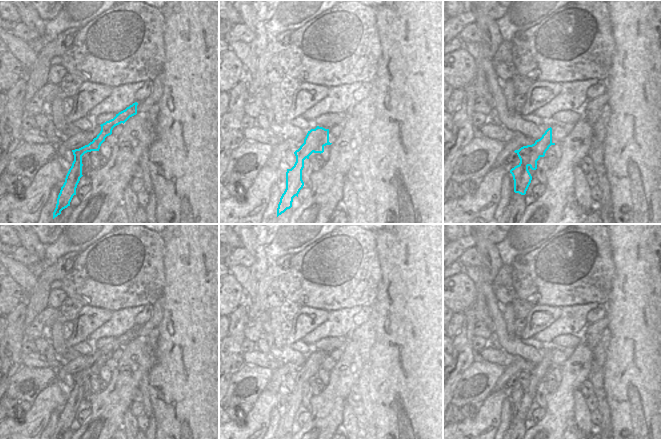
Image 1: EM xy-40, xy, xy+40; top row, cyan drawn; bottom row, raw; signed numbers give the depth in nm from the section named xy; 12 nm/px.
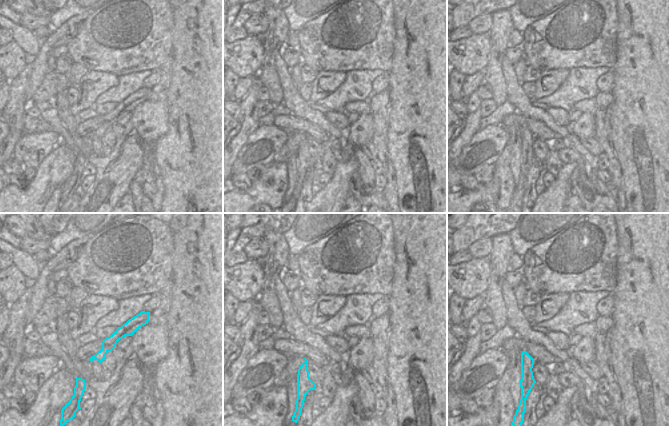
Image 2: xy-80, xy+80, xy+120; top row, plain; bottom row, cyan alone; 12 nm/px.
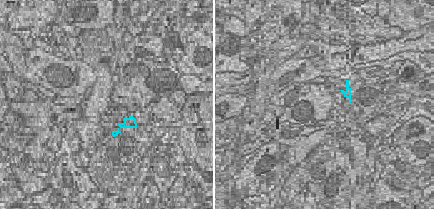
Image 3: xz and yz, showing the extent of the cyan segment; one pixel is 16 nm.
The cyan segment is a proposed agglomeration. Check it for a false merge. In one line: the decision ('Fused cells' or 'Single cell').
Fused cells.

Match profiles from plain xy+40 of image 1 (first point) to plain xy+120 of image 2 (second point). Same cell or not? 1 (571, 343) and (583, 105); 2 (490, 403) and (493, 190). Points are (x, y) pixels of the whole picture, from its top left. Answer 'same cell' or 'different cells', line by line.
1: same cell
2: different cells

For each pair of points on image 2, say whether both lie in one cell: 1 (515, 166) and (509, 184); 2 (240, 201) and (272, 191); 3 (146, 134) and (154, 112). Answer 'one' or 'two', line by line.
1: two
2: one
3: one

